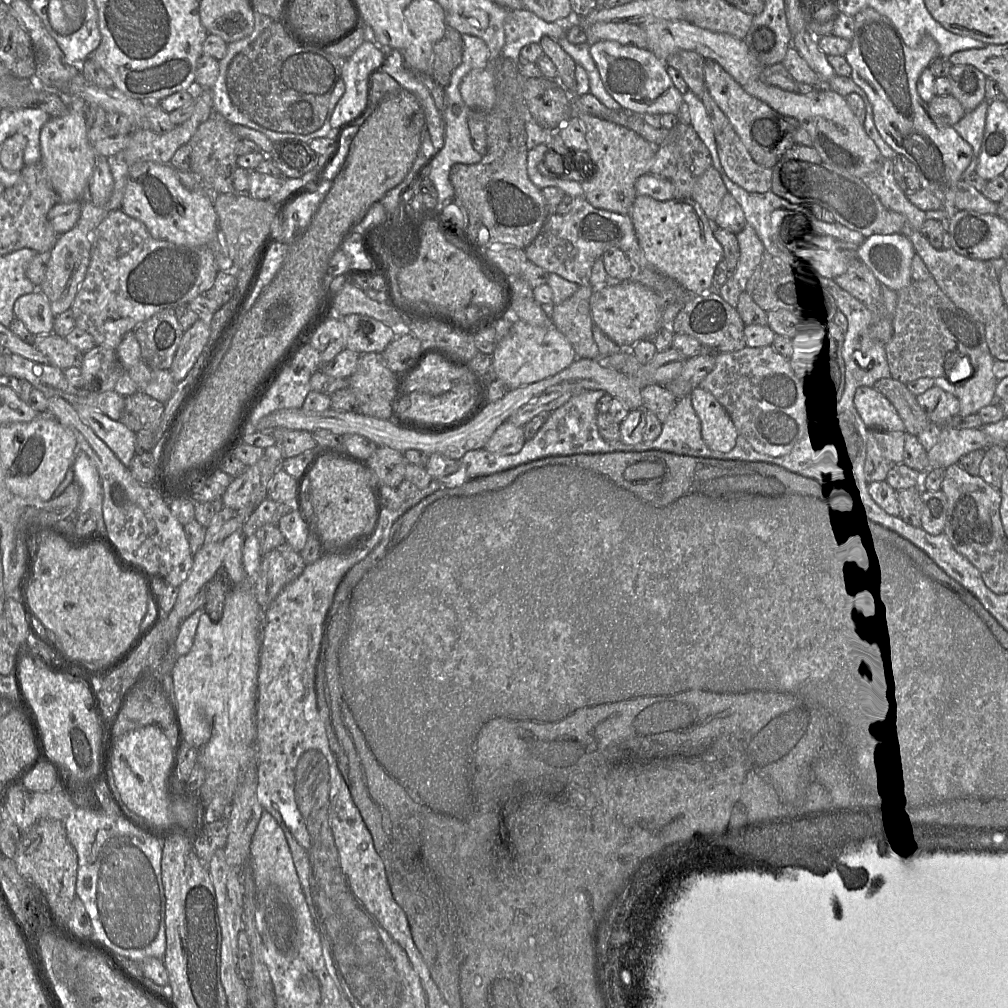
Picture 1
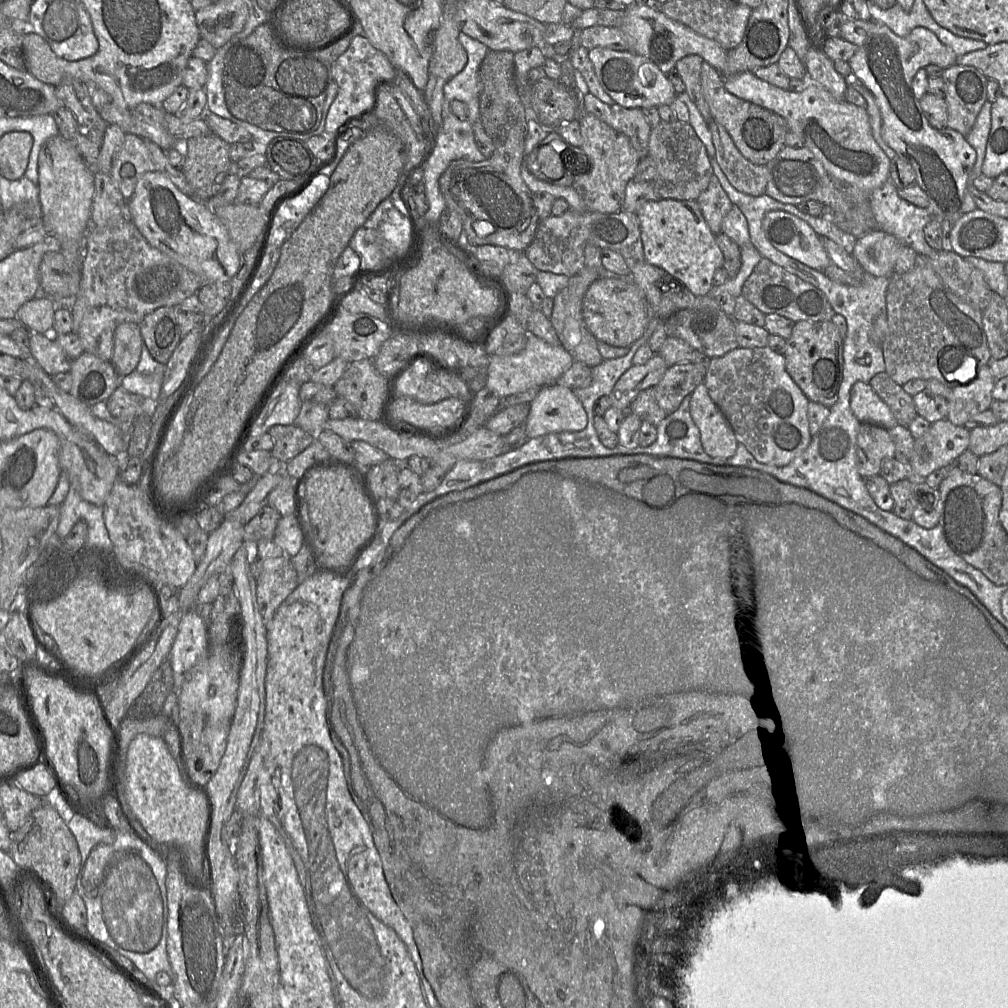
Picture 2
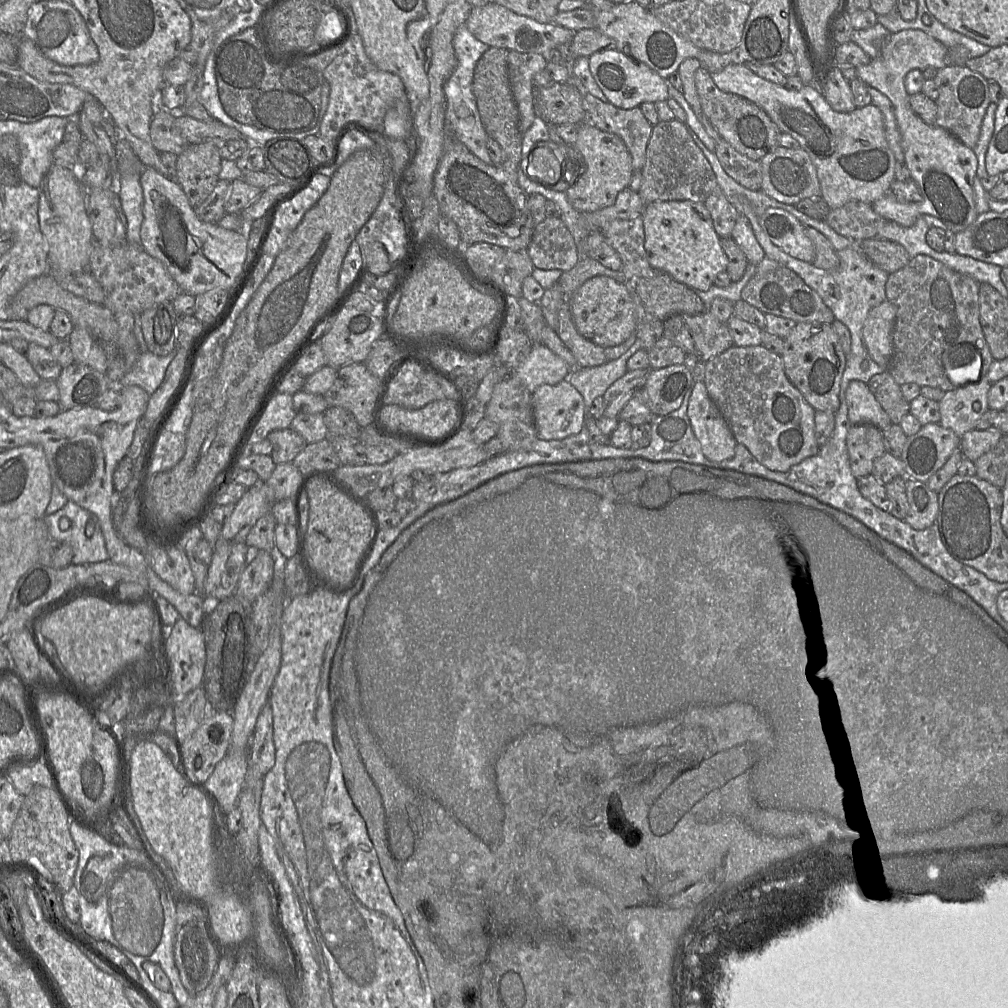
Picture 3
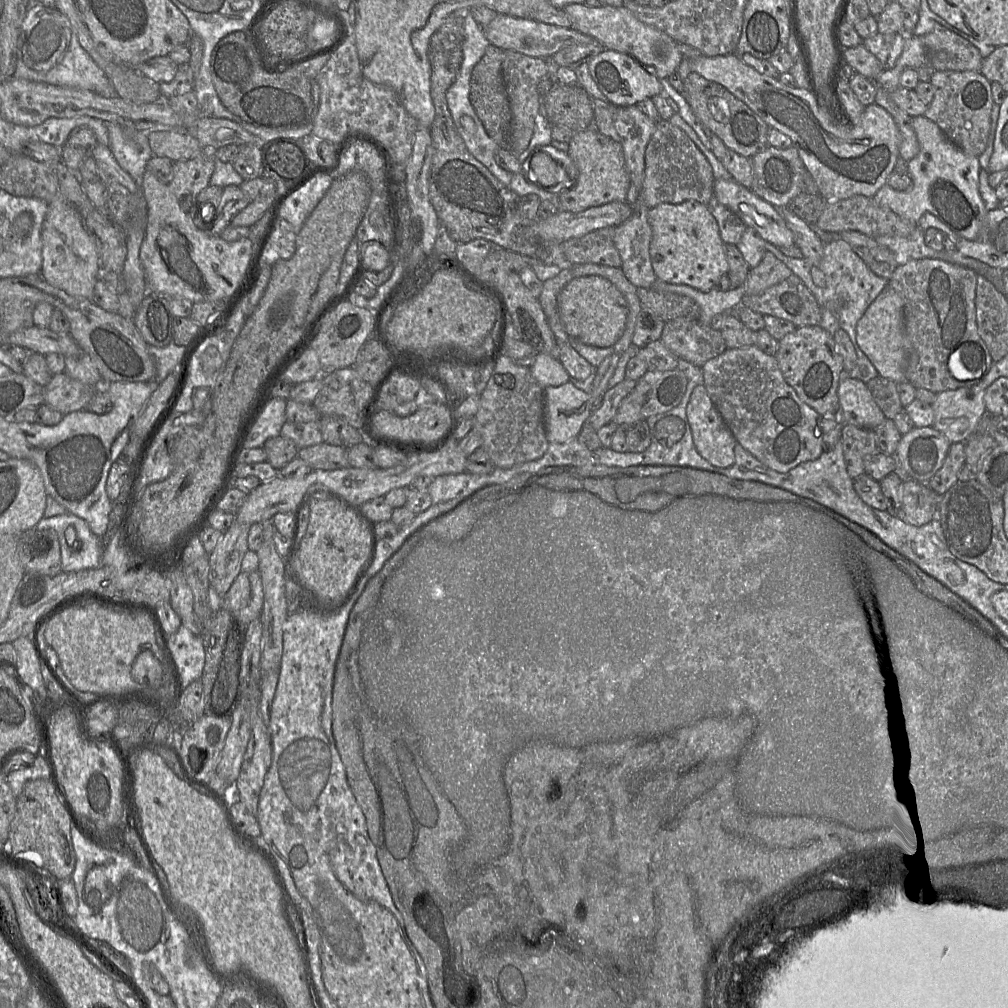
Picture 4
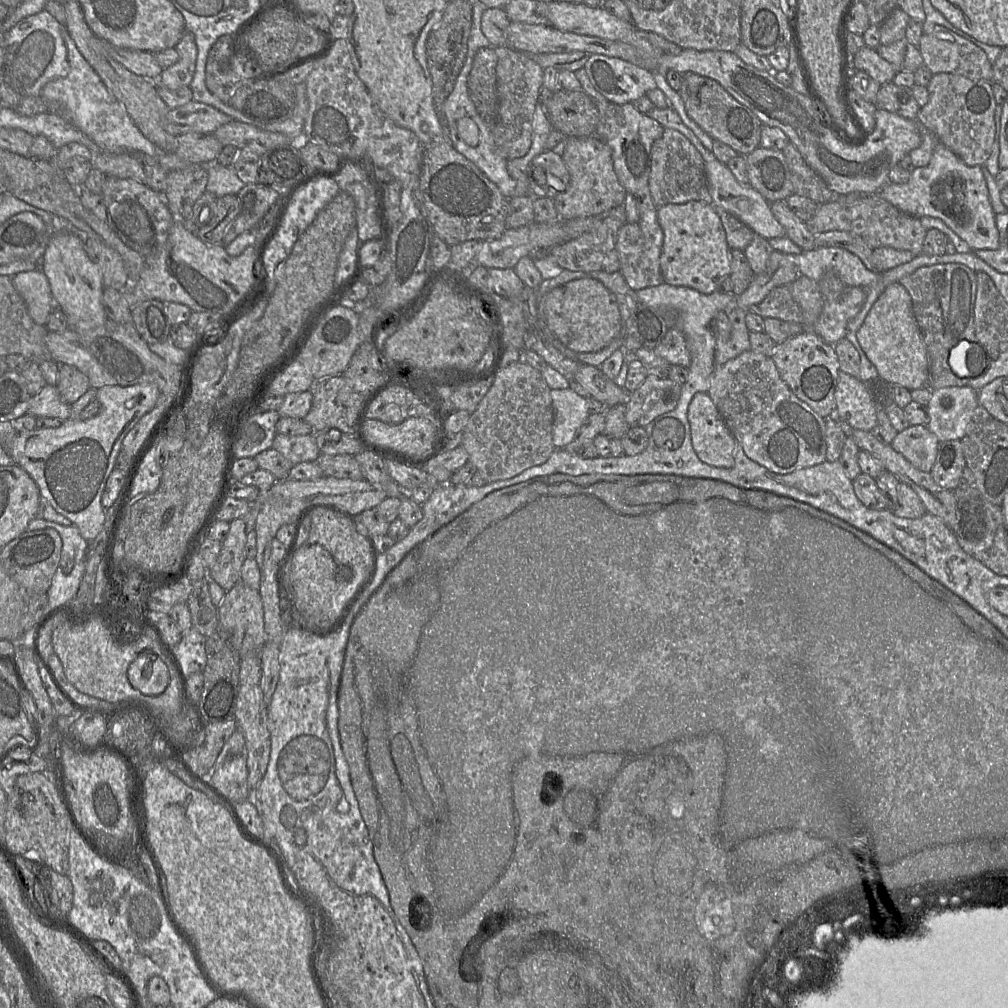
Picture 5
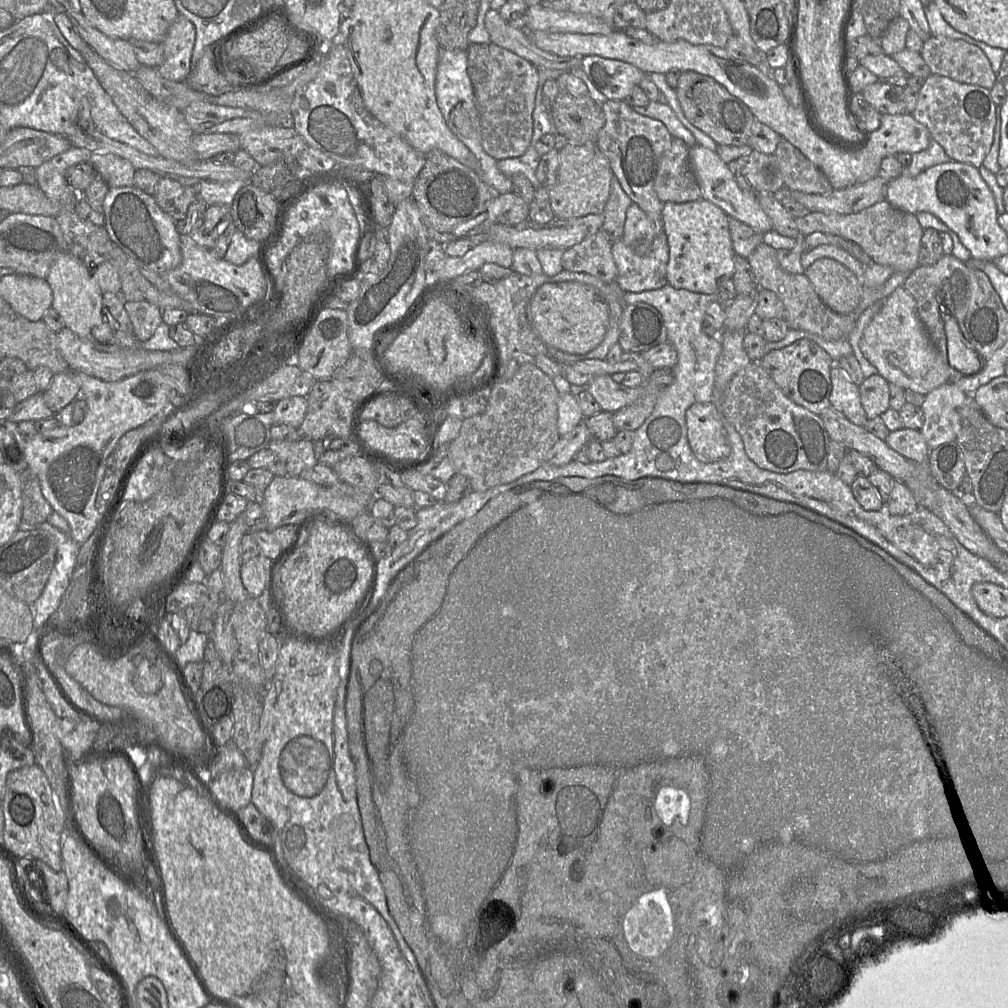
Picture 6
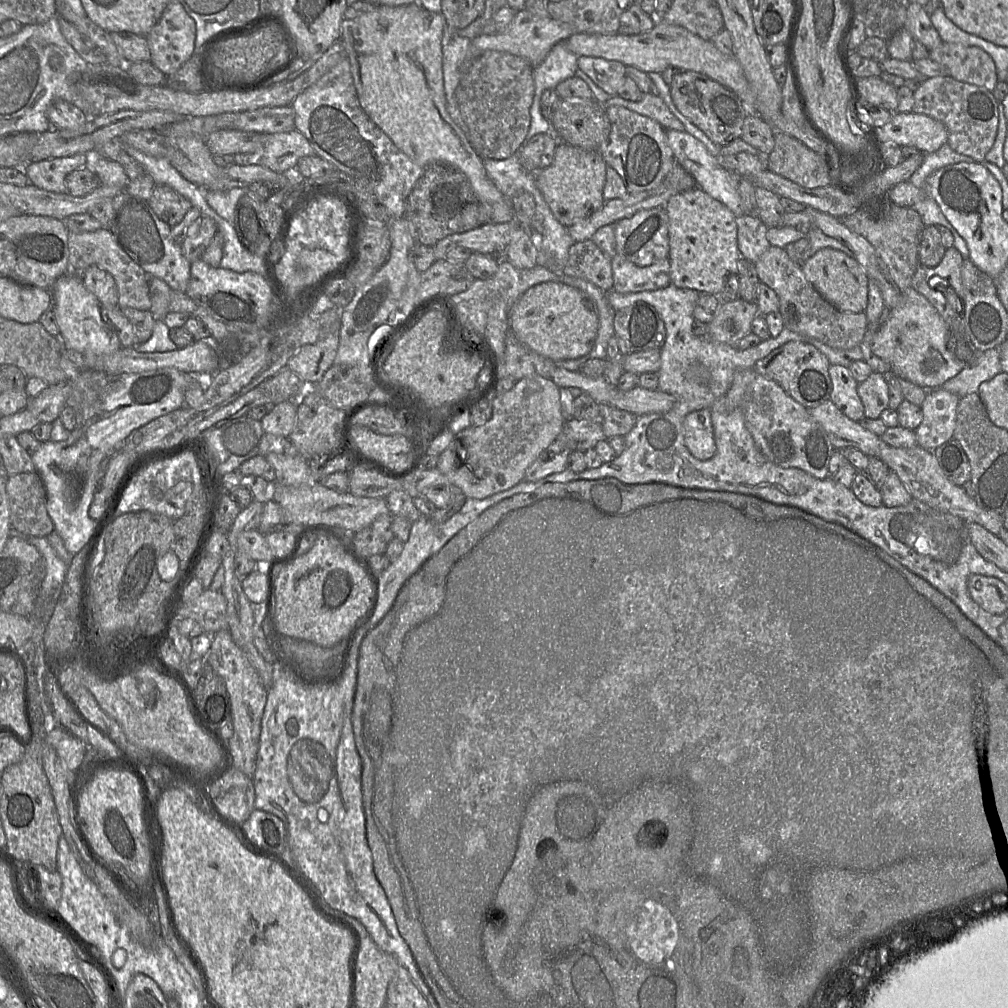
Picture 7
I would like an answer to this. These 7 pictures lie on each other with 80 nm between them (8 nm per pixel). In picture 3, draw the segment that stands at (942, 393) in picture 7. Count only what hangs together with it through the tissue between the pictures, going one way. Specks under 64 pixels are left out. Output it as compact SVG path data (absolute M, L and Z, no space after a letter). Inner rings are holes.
M985 375L978 382L946 392L938 402L939 424L959 437L975 429L977 421L989 409L988 391L991 385Z

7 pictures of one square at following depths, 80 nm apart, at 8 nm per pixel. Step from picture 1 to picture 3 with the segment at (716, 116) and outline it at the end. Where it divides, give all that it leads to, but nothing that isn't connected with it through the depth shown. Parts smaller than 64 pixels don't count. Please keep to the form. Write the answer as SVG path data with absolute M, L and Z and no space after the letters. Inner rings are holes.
M719 138L715 143L715 155L724 171L745 188L760 190L762 185L760 161L754 161L741 154L723 138Z

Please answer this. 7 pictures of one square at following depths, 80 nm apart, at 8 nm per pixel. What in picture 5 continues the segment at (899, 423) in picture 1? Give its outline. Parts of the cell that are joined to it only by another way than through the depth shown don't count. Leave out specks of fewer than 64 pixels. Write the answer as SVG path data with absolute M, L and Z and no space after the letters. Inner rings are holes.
M838 371L834 390L835 418L844 426L870 431L877 423L878 408L867 384Z

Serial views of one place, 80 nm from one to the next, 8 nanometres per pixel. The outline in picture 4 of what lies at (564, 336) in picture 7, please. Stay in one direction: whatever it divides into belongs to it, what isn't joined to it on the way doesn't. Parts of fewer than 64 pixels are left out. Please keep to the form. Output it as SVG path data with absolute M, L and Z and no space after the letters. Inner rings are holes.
M601 276L572 279L557 297L558 313L568 336L580 342L600 347L612 347L623 335L627 320L627 304L621 292Z

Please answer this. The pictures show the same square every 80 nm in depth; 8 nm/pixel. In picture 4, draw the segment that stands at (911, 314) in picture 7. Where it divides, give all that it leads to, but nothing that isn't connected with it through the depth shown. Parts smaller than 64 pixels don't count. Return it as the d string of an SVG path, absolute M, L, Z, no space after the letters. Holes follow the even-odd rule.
M887 285L868 307L856 327L857 343L879 376L897 384L906 381L907 338L904 332L903 311L903 299L893 288Z

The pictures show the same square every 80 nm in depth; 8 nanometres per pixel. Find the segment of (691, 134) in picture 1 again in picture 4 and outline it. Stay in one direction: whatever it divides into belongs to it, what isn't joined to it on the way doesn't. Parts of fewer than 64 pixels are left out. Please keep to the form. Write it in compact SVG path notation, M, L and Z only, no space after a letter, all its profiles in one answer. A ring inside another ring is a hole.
M658 119L656 121L656 129L646 148L643 187L640 189L631 184L626 194L626 202L634 206L640 193L640 200L650 209L661 203L679 204L687 200L696 200L708 205L714 197L714 181L713 171L709 162L685 132L668 120Z

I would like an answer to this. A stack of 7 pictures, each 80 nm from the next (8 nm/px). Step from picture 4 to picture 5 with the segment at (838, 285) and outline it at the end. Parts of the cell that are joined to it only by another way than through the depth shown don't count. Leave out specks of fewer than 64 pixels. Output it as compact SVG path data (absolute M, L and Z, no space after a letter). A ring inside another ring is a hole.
M786 236L769 239L768 243L773 250L788 254L787 257L789 260L791 260L797 266L799 275L806 276L818 283L818 281L826 272L833 272L847 287L861 287L865 290L866 297L863 306L857 315L848 322L845 329L844 338L853 345L859 356L859 379L867 383L871 380L879 378L876 368L867 359L866 355L859 346L856 339L856 333L861 327L871 306L886 288L881 281L881 273L869 271L856 255L839 247L819 247L811 251L802 251L792 240Z

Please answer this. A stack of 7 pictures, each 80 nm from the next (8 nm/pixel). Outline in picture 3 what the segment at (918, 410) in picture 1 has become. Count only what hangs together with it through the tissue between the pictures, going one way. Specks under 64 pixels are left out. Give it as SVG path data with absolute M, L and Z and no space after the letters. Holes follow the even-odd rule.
M888 371L872 376L867 385L881 407L888 414L892 424L899 425L903 416L910 413L910 402L904 398L900 385L894 381Z

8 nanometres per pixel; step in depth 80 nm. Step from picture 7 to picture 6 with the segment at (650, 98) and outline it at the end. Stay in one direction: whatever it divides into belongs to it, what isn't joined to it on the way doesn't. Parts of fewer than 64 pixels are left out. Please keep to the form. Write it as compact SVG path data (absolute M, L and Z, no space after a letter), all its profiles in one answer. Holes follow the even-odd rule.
M650 101L647 106L632 106L643 116L661 121L672 137L682 139L689 147L697 144L692 133L680 122L671 107L665 101Z

